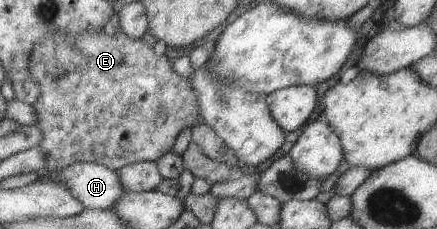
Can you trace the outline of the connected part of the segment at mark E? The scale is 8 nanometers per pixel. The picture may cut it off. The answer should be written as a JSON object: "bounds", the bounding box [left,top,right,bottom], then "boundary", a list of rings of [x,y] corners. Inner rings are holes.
{"bounds":[29,29,204,171],"boundary":[[[105,29],[88,31],[76,35],[70,35],[64,32],[47,35],[46,38],[33,47],[29,61],[29,70],[31,71],[31,76],[39,85],[39,98],[33,106],[38,112],[39,122],[37,125],[43,131],[43,138],[38,146],[47,155],[47,170],[65,168],[74,162],[96,162],[117,171],[121,167],[136,162],[156,162],[159,157],[171,151],[174,141],[180,135],[181,131],[184,131],[186,127],[194,129],[196,126],[204,123],[199,110],[199,101],[192,87],[191,80],[174,72],[170,61],[165,55],[156,55],[153,47],[143,42],[141,38],[132,39],[121,29],[115,35]]]}

